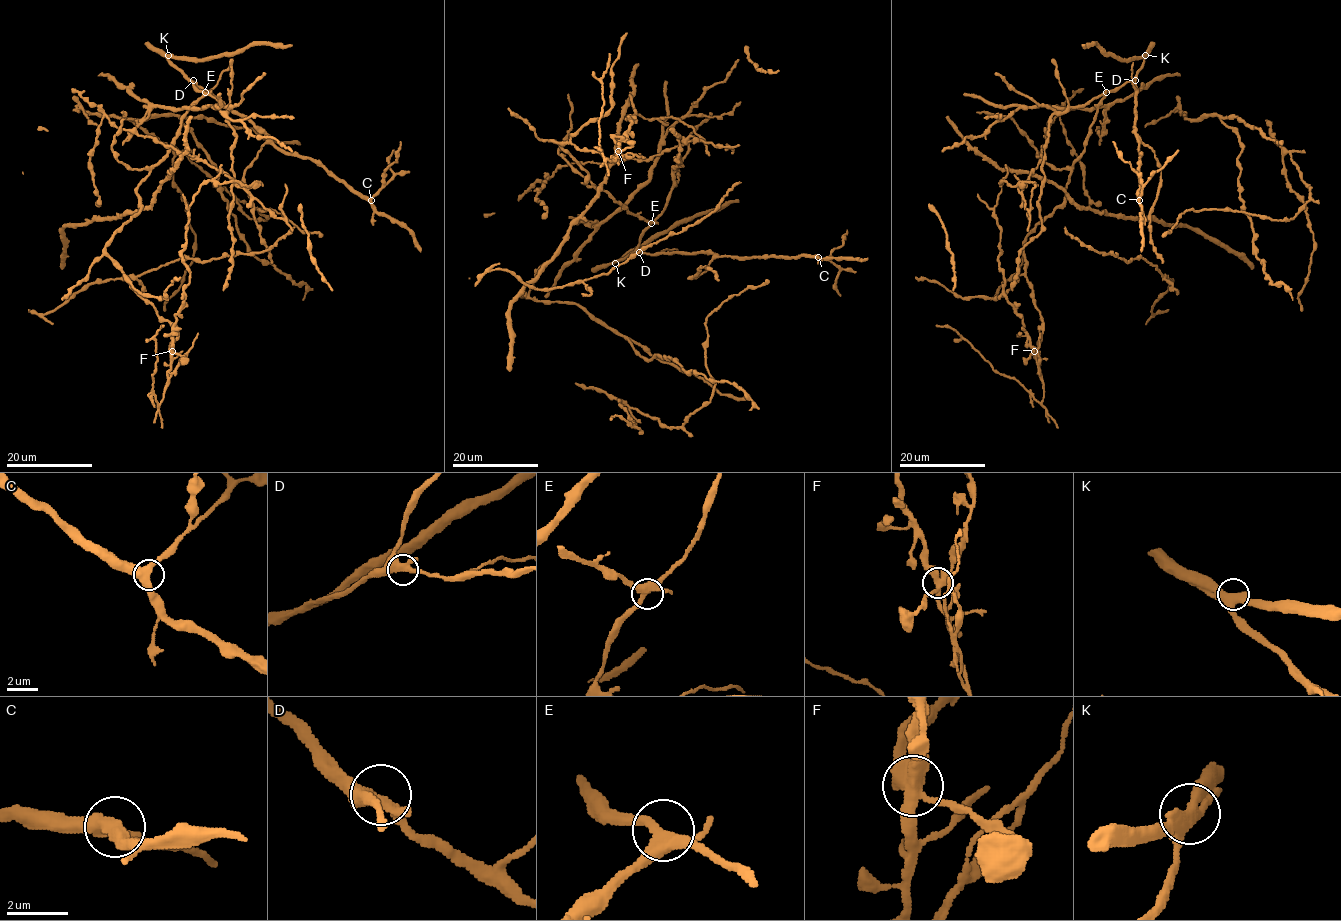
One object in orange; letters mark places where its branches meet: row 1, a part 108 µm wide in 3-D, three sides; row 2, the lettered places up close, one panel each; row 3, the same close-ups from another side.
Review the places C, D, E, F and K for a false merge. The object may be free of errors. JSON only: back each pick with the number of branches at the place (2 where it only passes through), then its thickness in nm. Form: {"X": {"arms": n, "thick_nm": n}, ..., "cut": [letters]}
{"F": {"arms": 4, "thick_nm": 500}, "cut": ["F"]}

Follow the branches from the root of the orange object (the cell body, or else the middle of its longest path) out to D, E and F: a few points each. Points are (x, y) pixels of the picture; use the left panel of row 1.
D: (134, 217), (141, 209), (137, 186), (166, 155), (182, 116), (202, 94), (193, 80)
E: (134, 217), (141, 209), (137, 186), (166, 155), (182, 116), (205, 92)
F: (134, 217), (115, 232), (105, 253), (129, 286), (178, 332), (171, 351)

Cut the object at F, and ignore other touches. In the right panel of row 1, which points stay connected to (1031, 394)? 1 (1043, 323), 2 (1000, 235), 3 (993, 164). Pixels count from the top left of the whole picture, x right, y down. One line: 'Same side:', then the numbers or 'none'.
Same side: 2

